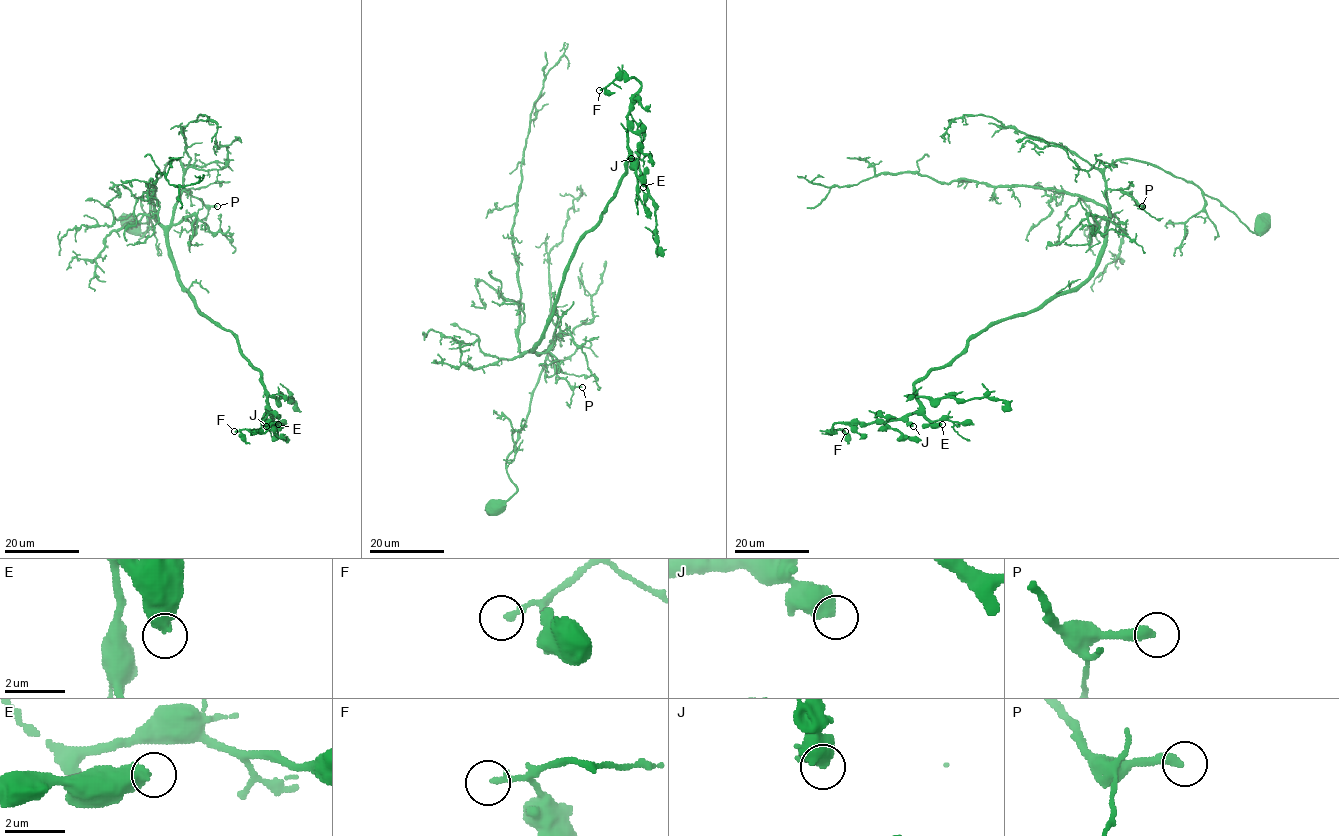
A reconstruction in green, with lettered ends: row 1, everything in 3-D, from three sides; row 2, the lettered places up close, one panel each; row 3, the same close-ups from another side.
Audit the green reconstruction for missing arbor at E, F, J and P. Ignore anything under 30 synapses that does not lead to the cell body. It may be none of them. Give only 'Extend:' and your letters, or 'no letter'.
Extend: E

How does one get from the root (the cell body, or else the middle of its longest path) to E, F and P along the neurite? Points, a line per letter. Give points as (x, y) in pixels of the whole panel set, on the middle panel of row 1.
E: (496, 505), (517, 490), (506, 458), (548, 349), (532, 350), (574, 246), (603, 214), (628, 160), (643, 187)
F: (496, 505), (517, 490), (506, 458), (548, 349), (532, 350), (575, 244), (632, 164), (640, 84), (599, 90)
P: (496, 505), (517, 490), (506, 458), (529, 413), (548, 349), (554, 371), (571, 386), (582, 387)

